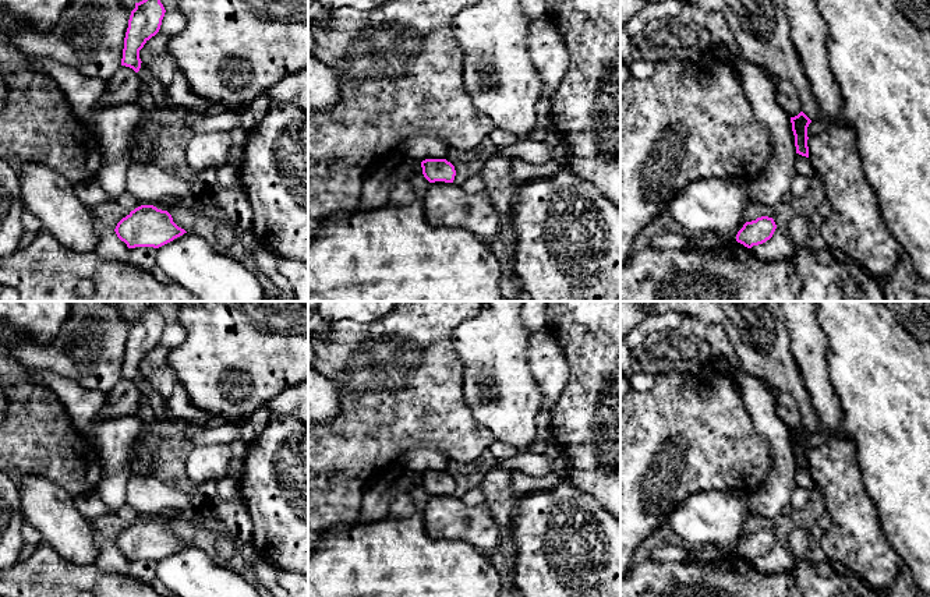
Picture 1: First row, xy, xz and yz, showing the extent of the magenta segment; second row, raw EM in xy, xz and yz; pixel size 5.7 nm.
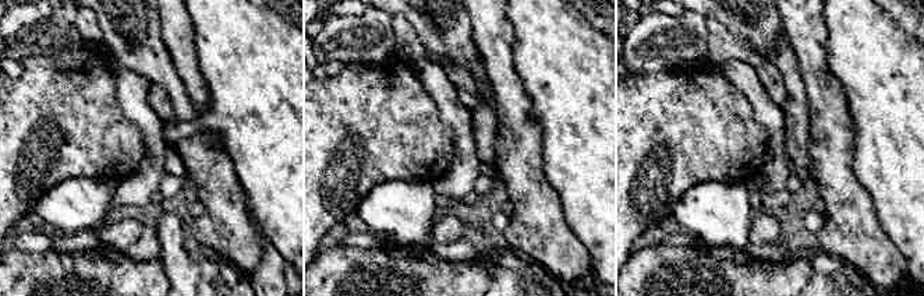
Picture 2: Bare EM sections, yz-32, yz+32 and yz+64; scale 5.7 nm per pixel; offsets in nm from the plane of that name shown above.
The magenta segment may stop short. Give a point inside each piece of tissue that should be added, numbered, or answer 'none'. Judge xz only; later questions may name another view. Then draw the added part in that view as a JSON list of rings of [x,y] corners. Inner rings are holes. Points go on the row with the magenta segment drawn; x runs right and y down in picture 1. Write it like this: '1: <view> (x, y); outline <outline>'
none

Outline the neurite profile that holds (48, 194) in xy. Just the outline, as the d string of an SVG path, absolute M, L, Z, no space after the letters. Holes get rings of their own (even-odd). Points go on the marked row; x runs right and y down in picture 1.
M28 162L17 172L21 197L42 227L66 250L93 252L99 234L91 209L75 195L74 186L39 162Z

